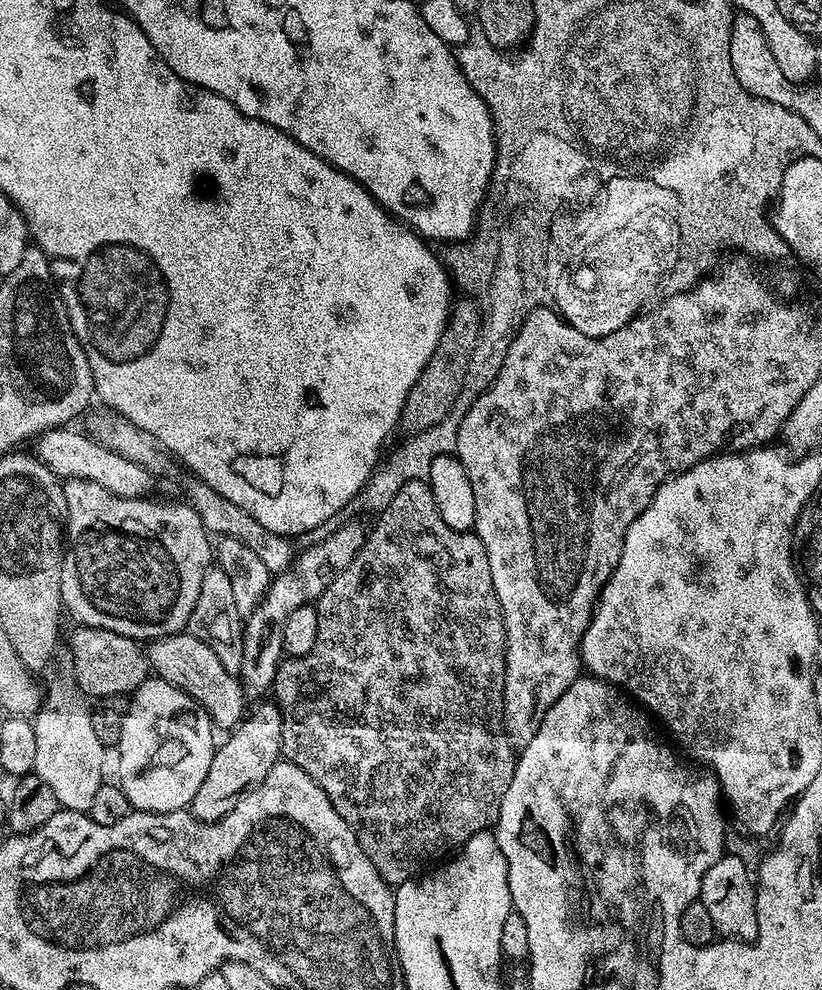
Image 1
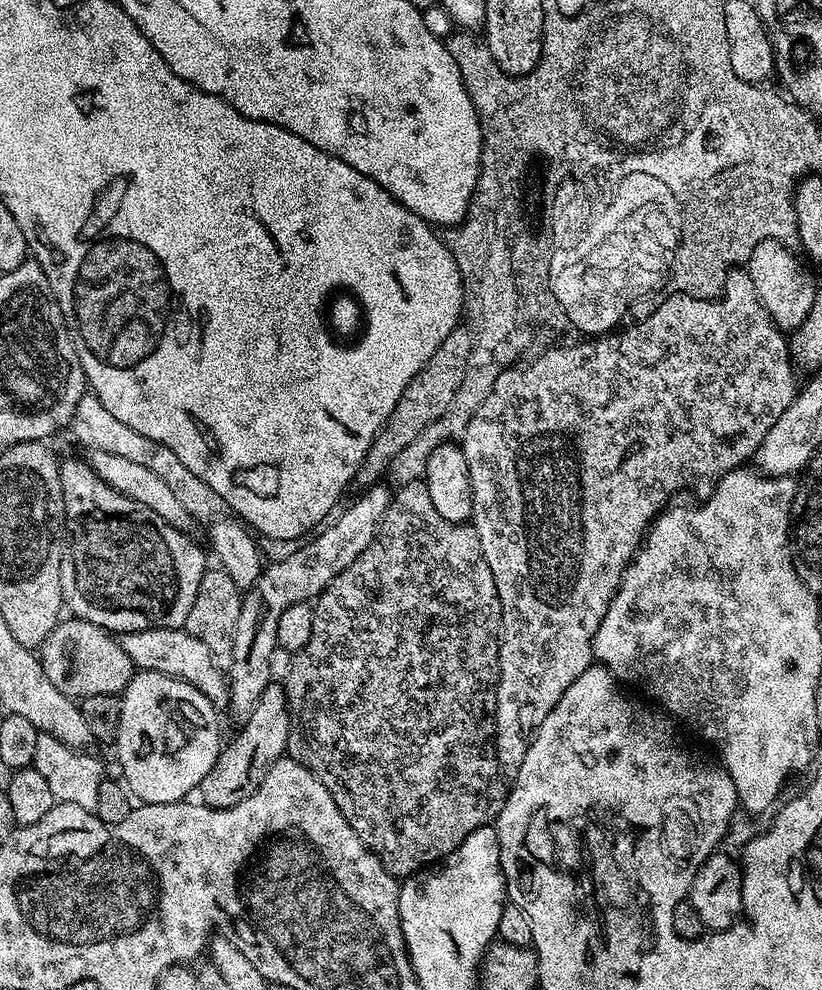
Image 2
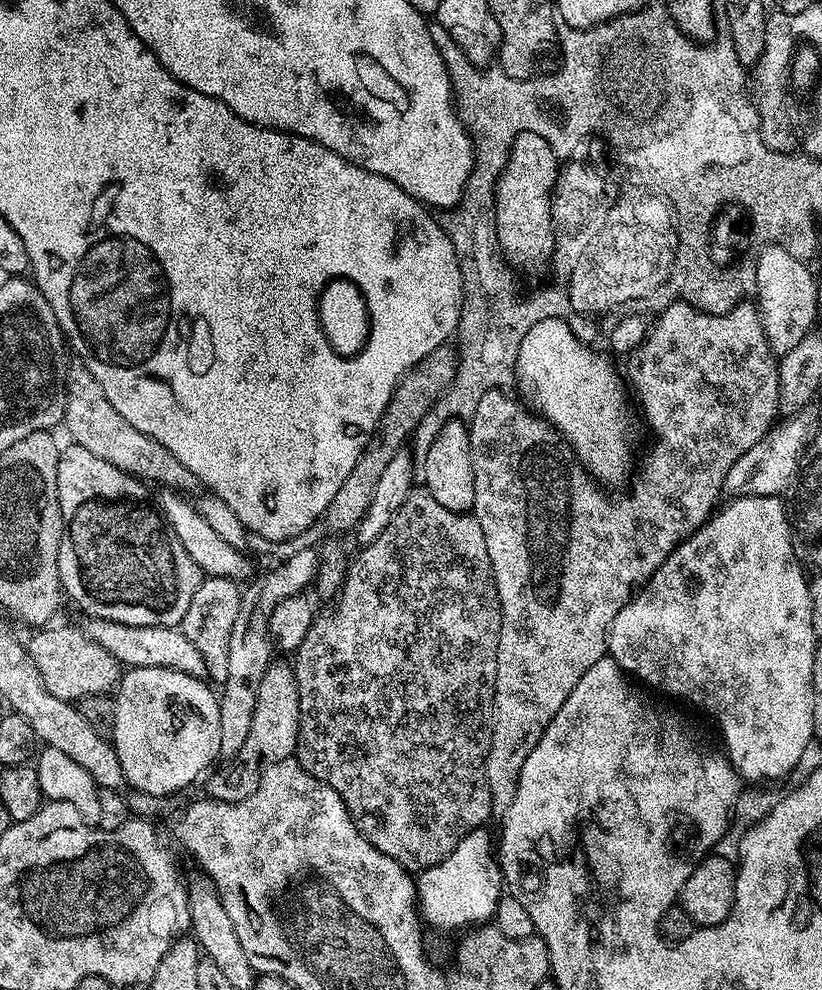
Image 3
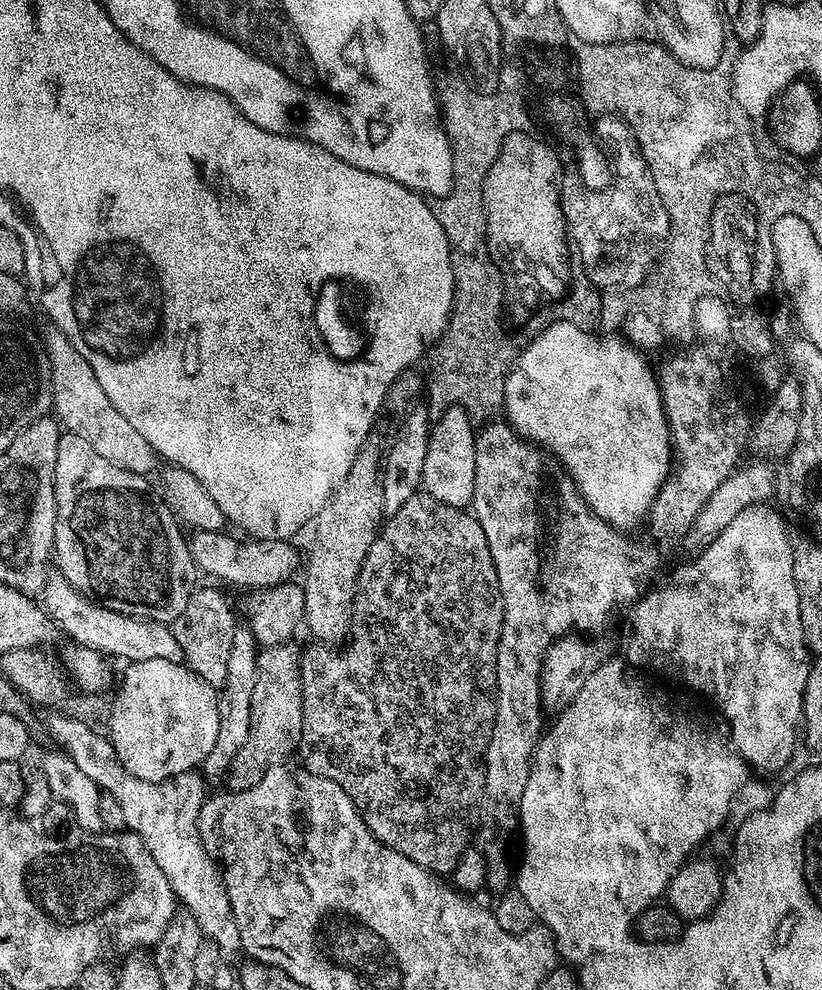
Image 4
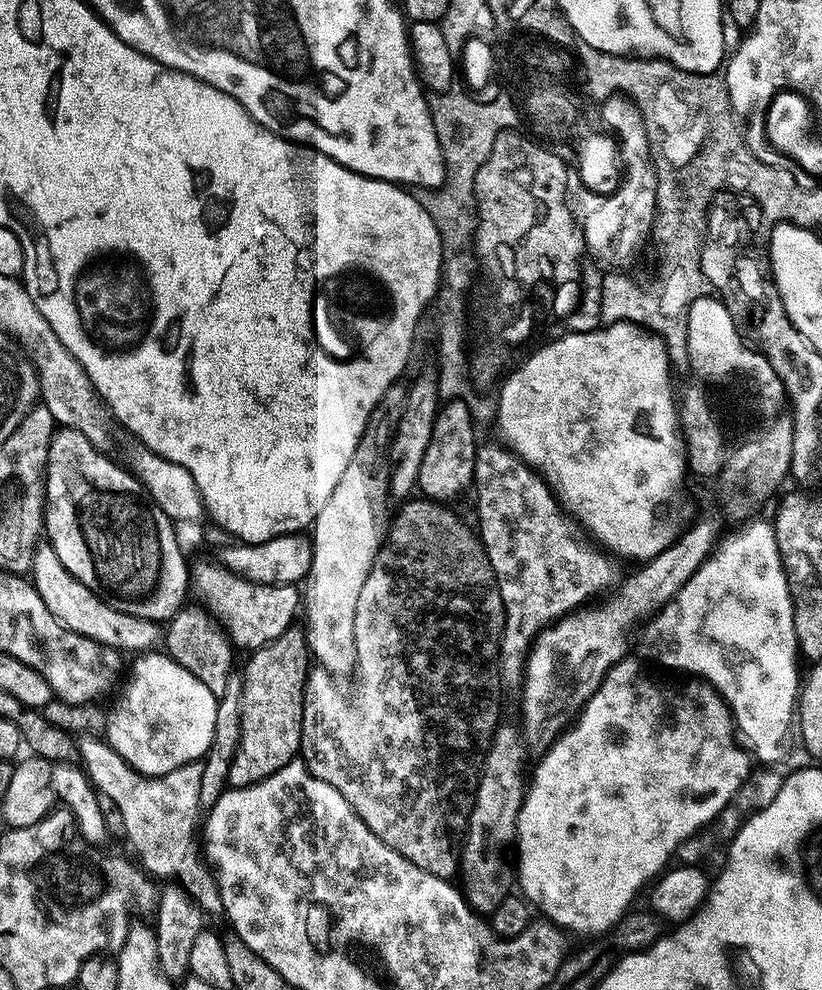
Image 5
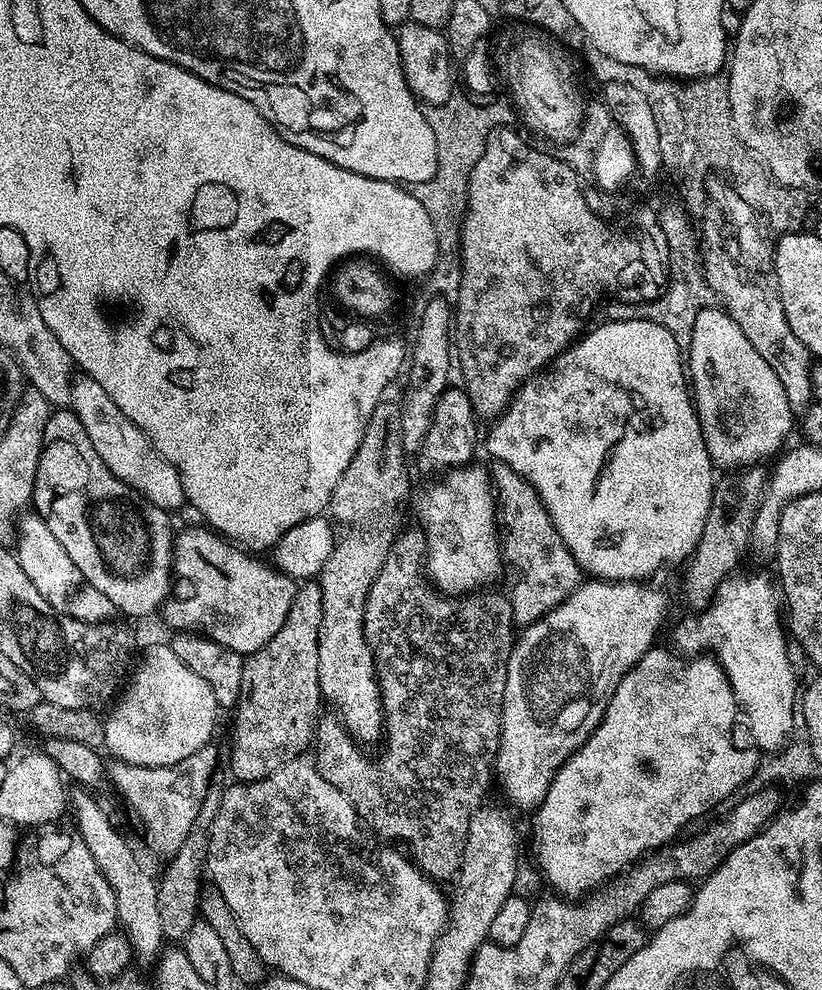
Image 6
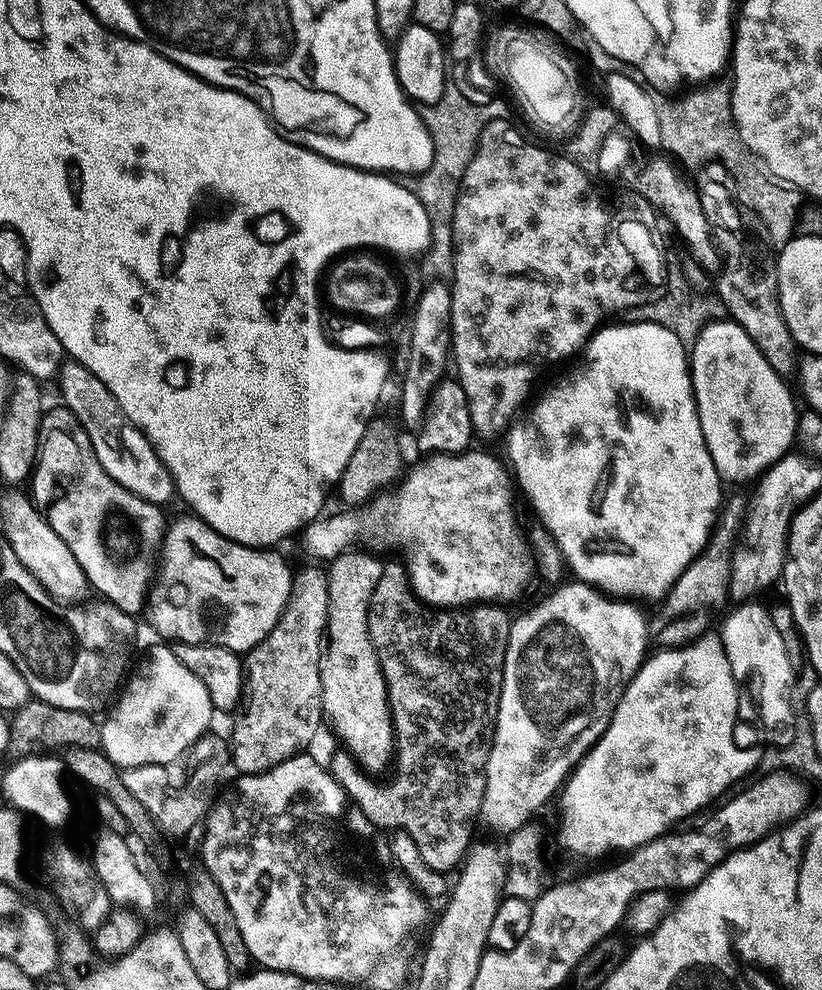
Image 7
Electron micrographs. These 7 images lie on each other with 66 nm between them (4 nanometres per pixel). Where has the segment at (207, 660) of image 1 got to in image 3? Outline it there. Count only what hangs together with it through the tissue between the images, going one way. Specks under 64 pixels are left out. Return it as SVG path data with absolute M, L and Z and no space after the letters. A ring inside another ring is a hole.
M89 619L86 624L88 637L102 650L110 650L114 658L125 668L169 668L178 670L182 674L207 677L206 662L202 662L202 656L198 650L182 634L179 627L167 628L166 626L126 626L109 620Z

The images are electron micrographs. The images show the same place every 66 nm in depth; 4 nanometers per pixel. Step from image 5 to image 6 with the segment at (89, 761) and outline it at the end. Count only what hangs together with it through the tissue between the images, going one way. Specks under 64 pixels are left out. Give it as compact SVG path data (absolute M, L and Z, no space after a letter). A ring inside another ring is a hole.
M212 746L200 748L190 758L186 758L177 764L171 764L165 768L140 768L136 764L126 764L123 762L112 762L107 765L106 776L114 787L120 791L120 796L136 811L136 816L142 823L148 824L144 836L148 839L148 844L164 858L171 858L175 855L185 839L193 835L196 819L201 819L202 802L206 798L208 789L213 787L212 775L216 772L216 752Z

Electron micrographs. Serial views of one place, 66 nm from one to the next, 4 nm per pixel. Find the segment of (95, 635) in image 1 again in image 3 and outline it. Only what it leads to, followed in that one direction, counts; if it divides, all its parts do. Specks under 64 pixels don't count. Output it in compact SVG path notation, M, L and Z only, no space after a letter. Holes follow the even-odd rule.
M41 627L26 640L28 657L38 670L44 688L50 690L54 698L69 702L84 702L111 693L119 685L122 675L122 665L114 658L114 654L110 654L110 650L102 650L102 646L88 637L83 627L56 627Z

